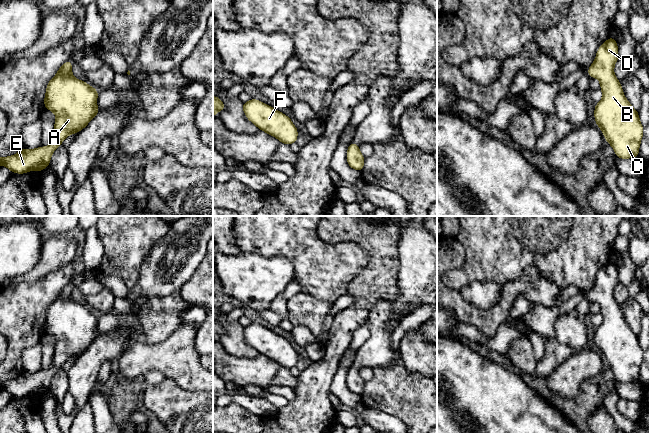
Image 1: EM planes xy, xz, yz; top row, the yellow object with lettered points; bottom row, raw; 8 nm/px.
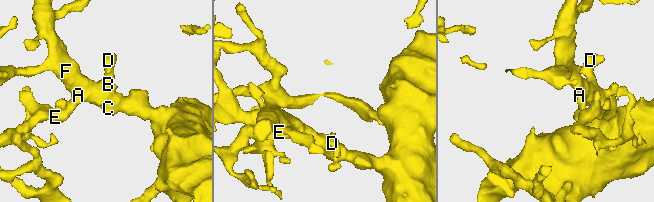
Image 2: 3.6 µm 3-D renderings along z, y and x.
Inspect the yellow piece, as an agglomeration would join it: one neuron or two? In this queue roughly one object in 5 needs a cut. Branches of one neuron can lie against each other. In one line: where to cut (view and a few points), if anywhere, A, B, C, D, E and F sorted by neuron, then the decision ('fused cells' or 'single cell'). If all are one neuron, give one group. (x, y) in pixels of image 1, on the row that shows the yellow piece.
no cut | A B C D E F | single cell

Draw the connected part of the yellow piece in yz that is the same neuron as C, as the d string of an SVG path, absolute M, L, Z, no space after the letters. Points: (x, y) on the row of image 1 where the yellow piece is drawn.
M612 36L598 48L595 60L587 70L587 75L600 81L602 90L601 101L594 105L594 118L617 158L638 158L644 126L639 120L639 112L626 99L614 74L618 60L618 45Z

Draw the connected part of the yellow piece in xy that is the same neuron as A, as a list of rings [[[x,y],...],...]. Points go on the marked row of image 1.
[[[72,60],[66,61],[46,86],[44,107],[56,115],[51,144],[35,149],[23,147],[12,156],[0,158],[0,166],[6,166],[12,173],[17,174],[25,174],[33,170],[42,172],[49,166],[52,154],[62,145],[64,139],[69,135],[80,132],[100,112],[97,107],[98,90],[73,76],[72,63]]]

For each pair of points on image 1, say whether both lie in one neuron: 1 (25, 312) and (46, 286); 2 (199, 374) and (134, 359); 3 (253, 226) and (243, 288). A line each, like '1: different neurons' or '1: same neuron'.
1: same neuron
2: same neuron
3: different neurons

